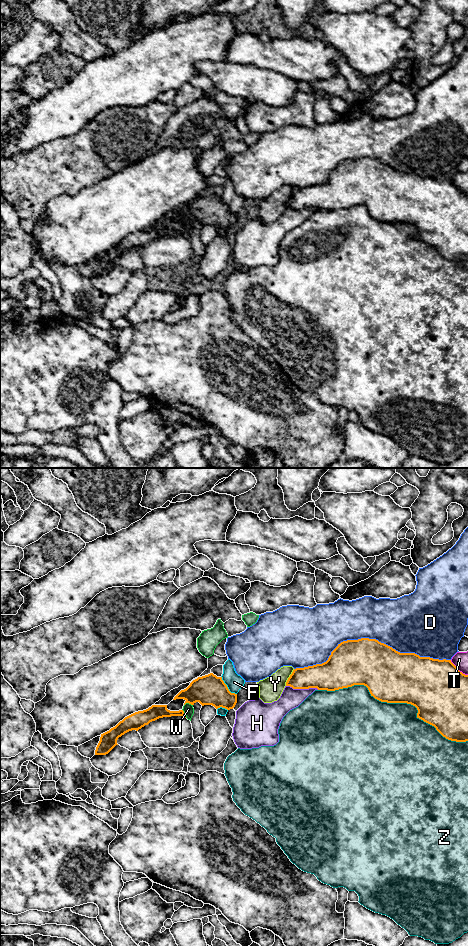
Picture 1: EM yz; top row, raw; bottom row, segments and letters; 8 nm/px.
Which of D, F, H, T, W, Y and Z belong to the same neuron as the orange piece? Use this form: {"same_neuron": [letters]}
{"same_neuron": ["F"]}

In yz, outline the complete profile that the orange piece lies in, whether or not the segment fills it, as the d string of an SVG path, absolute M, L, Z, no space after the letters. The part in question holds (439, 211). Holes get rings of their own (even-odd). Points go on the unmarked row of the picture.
M361 158L341 162L322 184L294 189L286 202L286 206L293 209L317 208L327 211L354 205L366 206L371 216L381 222L411 224L418 230L417 238L434 246L446 259L456 262L468 261L468 195L460 192L451 180L420 177L415 173L400 173L376 159Z

